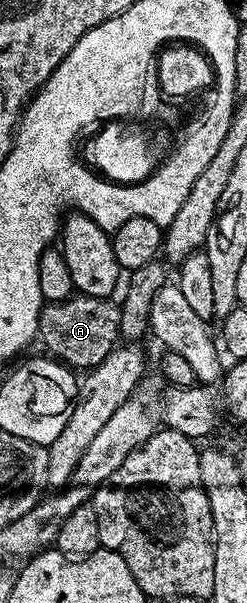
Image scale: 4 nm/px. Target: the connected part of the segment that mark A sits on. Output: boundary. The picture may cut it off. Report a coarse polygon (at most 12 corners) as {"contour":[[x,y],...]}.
{"contour":[[108,297],[41,306],[37,337],[50,358],[94,369],[118,344]]}

